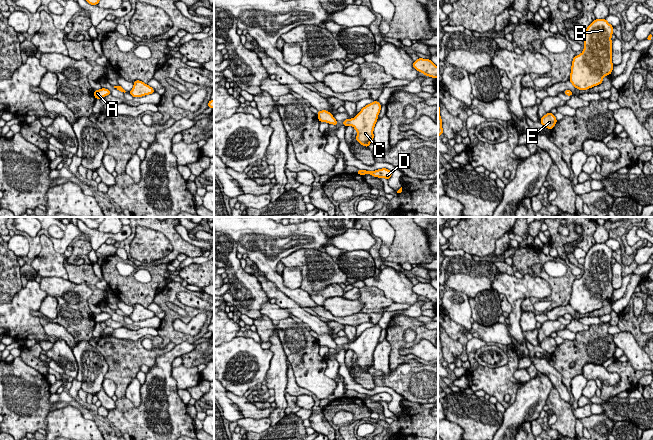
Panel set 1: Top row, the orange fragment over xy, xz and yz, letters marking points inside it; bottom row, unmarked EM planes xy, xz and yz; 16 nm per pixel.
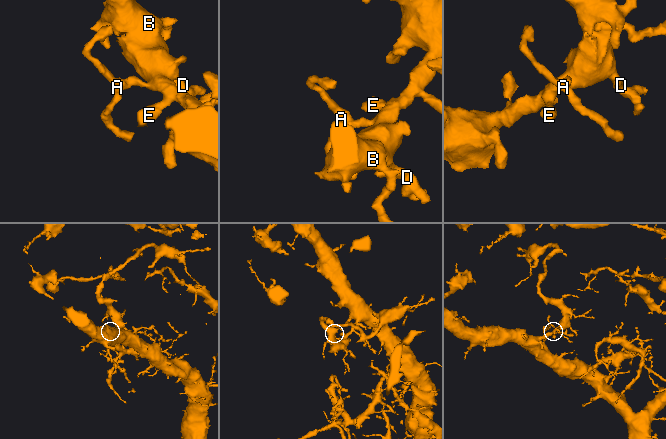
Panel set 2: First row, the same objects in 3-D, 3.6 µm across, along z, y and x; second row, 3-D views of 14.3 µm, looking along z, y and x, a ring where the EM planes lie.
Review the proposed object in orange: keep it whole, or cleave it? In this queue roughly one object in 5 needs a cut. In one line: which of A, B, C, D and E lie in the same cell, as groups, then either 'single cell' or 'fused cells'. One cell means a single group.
A B C D E; single cell

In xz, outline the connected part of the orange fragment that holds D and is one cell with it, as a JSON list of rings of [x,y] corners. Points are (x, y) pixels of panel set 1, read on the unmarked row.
[[[387,392],[378,393],[375,395],[367,395],[367,394],[360,394],[358,393],[357,398],[364,400],[368,397],[371,400],[378,401],[378,402],[386,402],[387,405],[391,402],[392,396]]]

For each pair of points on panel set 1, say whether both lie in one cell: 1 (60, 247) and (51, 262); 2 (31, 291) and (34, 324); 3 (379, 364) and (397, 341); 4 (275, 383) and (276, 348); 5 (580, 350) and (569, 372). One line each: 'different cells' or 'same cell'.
1: different cells
2: same cell
3: different cells
4: same cell
5: same cell

